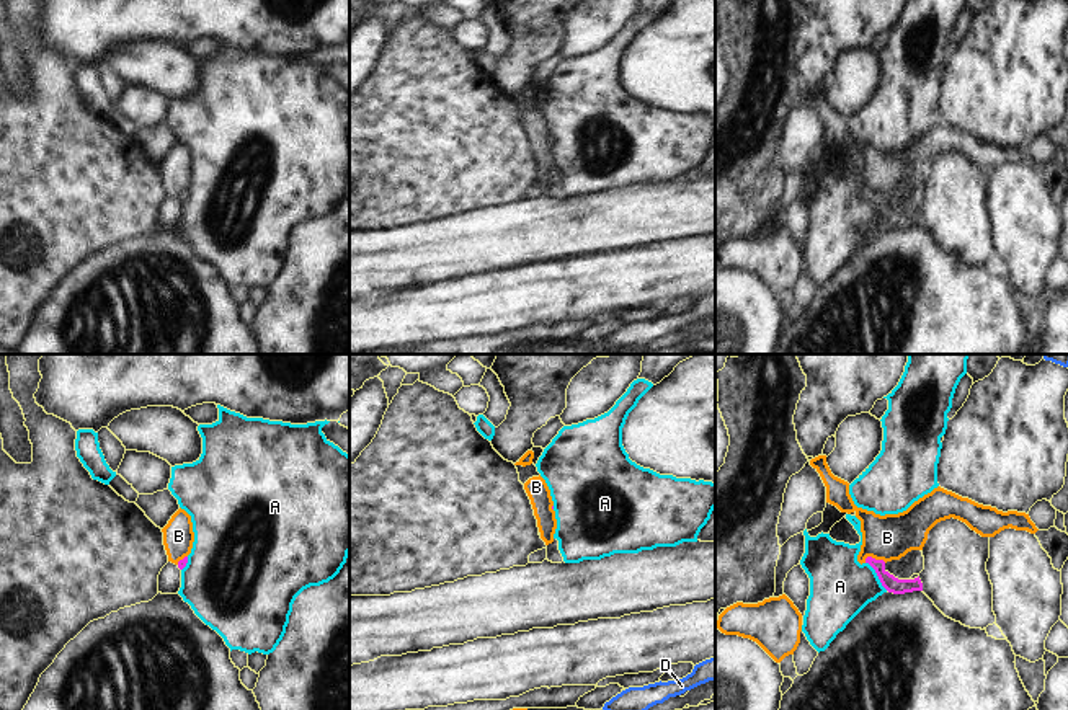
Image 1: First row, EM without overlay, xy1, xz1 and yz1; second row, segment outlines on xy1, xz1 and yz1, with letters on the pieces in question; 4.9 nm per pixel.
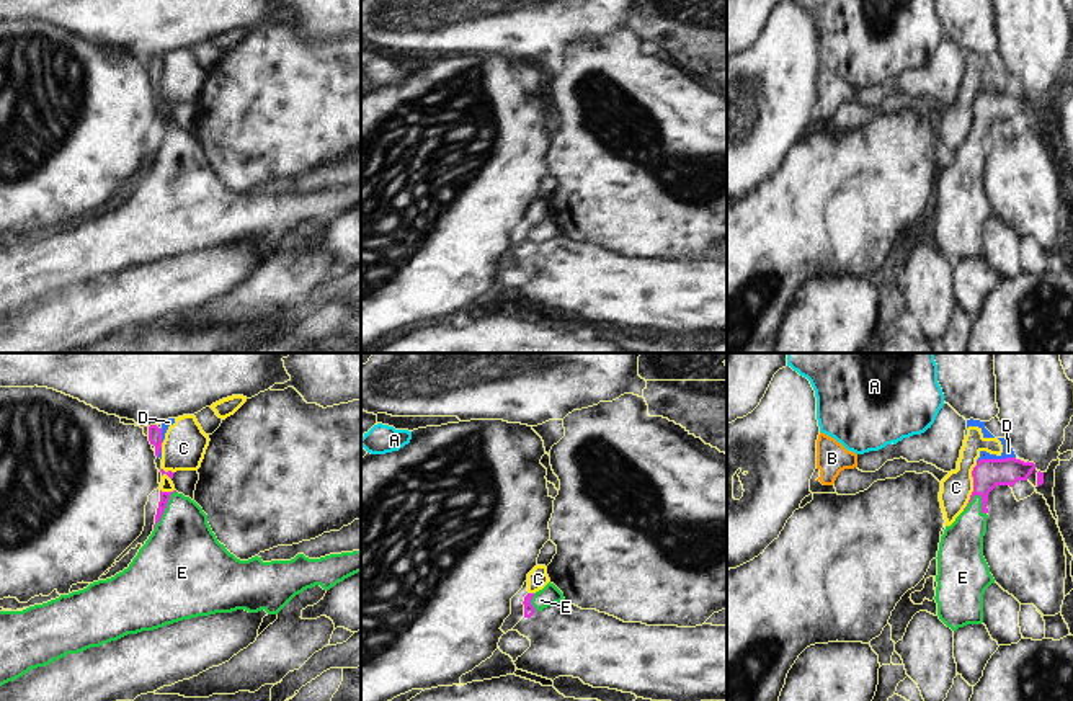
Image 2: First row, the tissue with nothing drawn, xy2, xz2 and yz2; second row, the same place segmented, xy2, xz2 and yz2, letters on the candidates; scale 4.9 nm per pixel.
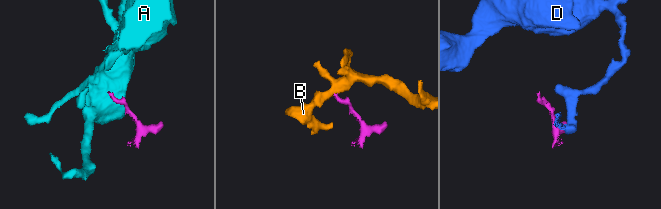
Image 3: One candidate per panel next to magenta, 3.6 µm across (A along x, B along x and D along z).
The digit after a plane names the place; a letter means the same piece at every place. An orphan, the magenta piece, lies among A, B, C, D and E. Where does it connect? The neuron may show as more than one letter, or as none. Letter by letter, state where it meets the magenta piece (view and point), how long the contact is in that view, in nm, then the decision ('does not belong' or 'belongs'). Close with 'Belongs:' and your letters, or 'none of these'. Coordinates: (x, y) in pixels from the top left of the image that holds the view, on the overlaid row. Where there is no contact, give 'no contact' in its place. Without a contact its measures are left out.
A: meets magenta in yz1 at (877, 575); contact 180 nm long; does not belong
B: meets magenta in yz1 at (874, 559); contact 110 nm long; does not belong
C: meets magenta in yz2 at (974, 486); contact 240 nm long; does not belong
D: meets magenta in yz2 at (995, 459); contact 190 nm long; does not belong
E: meets magenta in xy2 at (164, 510); contact 220 nm long; belongs
Belongs: E

